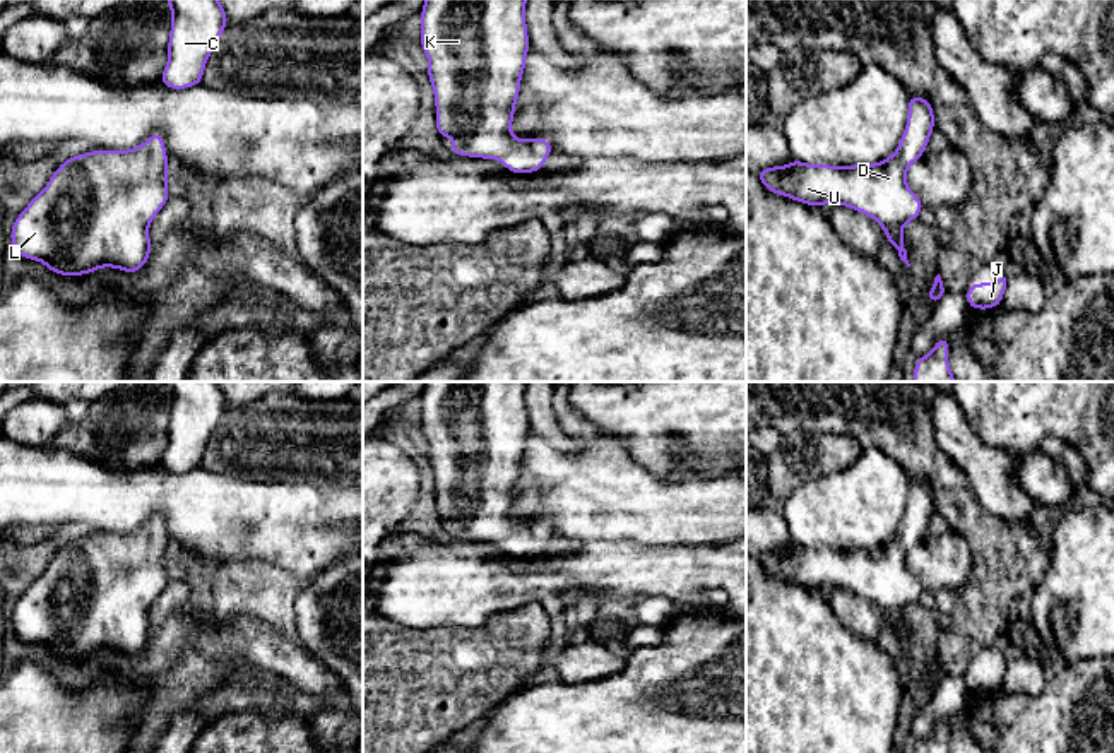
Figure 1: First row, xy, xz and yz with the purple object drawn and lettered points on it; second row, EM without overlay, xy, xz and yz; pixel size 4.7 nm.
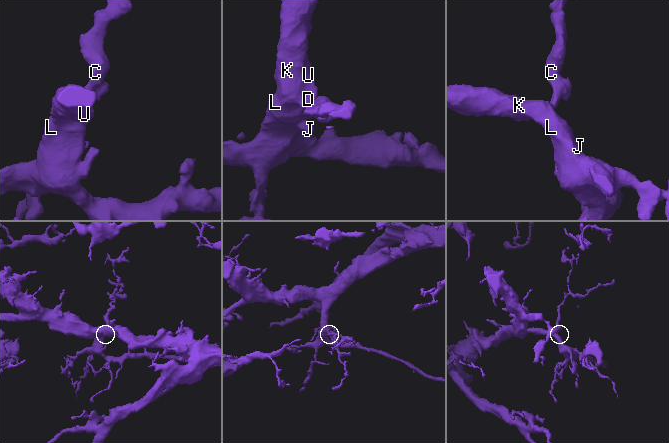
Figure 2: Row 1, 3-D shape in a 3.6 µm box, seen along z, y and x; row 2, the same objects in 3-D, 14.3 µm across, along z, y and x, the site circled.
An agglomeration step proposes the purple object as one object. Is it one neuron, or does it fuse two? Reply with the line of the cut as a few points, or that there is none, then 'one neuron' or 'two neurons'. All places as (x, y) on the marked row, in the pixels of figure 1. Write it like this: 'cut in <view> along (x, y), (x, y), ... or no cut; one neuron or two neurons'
no cut; one neuron

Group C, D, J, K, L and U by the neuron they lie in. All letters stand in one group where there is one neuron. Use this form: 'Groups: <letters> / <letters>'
Groups: C D J K L U

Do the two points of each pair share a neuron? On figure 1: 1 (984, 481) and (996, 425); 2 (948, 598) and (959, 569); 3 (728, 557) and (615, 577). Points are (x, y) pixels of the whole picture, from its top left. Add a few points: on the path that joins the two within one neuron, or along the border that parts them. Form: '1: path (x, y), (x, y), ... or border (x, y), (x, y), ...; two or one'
1: border (964, 415), (984, 442), (1005, 449), (1015, 459); two
2: border (955, 589), (940, 589), (935, 594); two
3: path (700, 567), (642, 570); one

